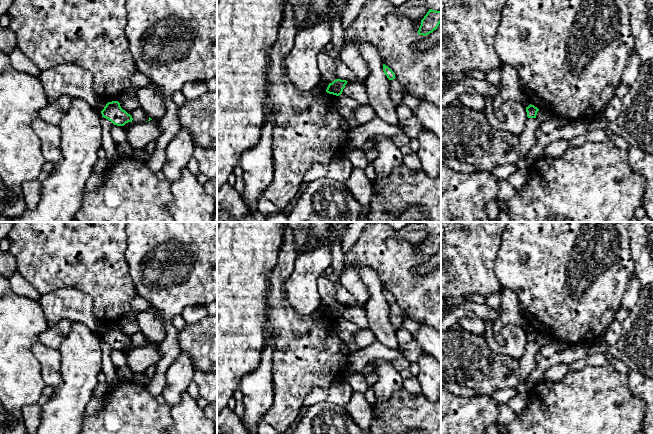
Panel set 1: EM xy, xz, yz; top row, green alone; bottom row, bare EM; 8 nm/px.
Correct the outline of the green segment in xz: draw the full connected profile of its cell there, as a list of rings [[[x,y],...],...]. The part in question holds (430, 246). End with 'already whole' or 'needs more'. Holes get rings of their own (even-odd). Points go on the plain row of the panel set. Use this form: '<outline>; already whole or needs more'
[[[429,233],[427,238],[421,244],[421,249],[418,254],[419,259],[426,260],[437,253],[441,247],[441,235]]]; already whole

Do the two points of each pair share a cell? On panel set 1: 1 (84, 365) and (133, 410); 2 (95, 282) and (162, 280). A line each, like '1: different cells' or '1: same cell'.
1: different cells
2: different cells

